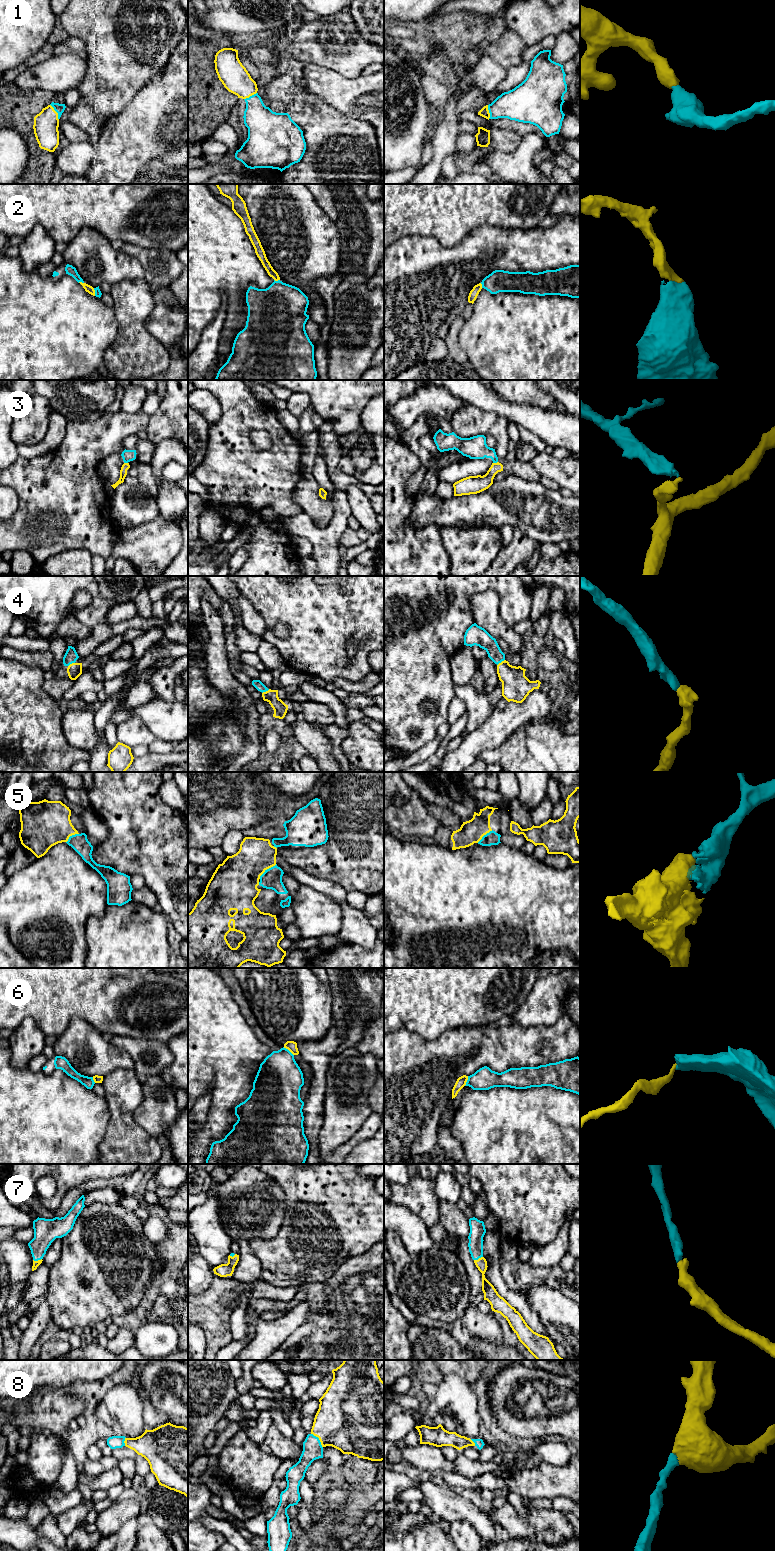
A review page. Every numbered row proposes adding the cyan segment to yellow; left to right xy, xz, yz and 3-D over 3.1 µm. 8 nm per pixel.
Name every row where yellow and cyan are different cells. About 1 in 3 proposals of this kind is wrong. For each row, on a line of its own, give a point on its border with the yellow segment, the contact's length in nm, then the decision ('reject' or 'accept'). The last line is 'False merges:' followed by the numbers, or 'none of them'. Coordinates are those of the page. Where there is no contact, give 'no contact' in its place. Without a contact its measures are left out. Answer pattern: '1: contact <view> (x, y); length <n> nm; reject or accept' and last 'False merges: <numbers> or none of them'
1: contact xy (56, 112); length 140 nm; accept
2: contact xz (277, 280); length 50 nm; accept
3: contact yz (495, 463); length 40 nm; reject
4: contact yz (501, 662); length 80 nm; accept
5: contact xz (267, 868); length 180 nm; accept
6: contact xz (288, 1049); length 110 nm; reject
7: contact xy (38, 1260); length 70 nm; accept
8: contact xz (319, 1439); length 150 nm; accept
False merges: 3, 6

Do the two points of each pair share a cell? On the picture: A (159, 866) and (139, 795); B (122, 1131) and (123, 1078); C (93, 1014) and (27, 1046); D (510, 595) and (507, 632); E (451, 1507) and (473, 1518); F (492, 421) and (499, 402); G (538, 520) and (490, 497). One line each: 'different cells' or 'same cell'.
A: same cell
B: same cell
C: different cells
D: different cells
E: same cell
F: different cells
G: same cell

